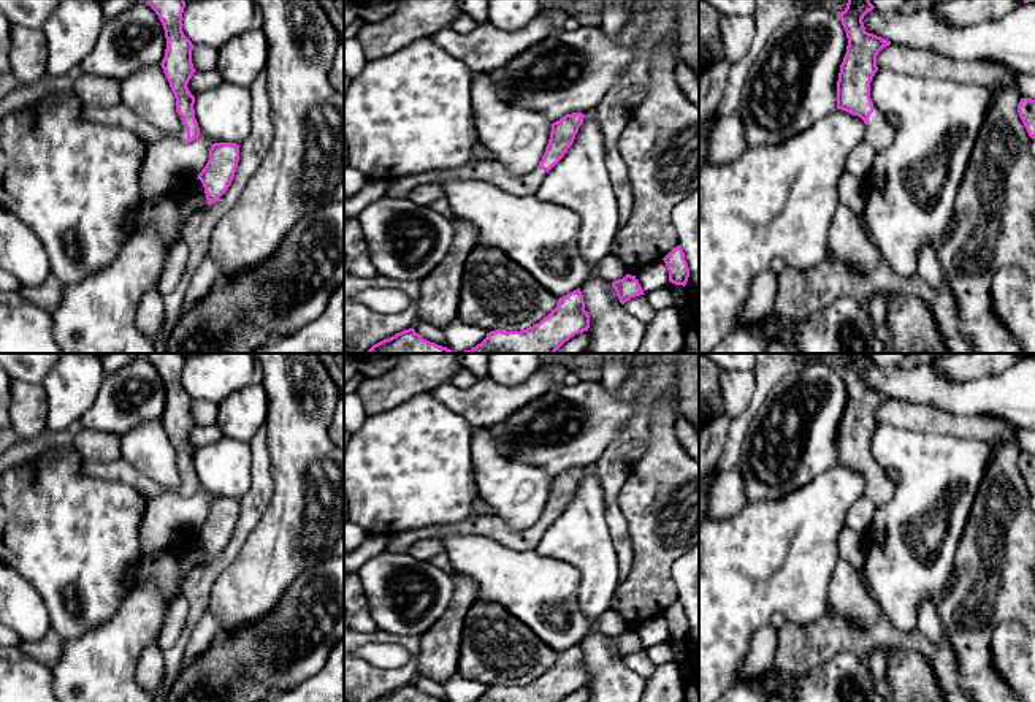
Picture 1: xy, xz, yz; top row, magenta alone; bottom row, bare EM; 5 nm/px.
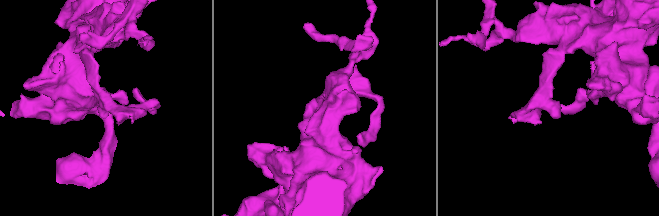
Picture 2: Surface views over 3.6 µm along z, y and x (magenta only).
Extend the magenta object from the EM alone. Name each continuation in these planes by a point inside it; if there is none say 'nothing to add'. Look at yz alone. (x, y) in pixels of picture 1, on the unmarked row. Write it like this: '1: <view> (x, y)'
1: yz (878, 488)

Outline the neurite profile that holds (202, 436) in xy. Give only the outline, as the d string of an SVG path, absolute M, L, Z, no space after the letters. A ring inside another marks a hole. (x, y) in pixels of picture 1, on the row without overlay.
M216 425L212 426L195 426L190 433L187 442L193 452L209 445L216 444L223 437L222 429Z

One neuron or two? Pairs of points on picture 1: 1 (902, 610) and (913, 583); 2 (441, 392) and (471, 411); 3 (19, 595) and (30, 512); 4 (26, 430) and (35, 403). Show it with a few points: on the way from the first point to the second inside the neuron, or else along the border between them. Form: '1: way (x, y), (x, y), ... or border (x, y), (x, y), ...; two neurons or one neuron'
1: way (902, 604), (902, 595), (907, 590); one neuron
2: way (449, 395), (463, 403); one neuron
3: border (16, 571), (37, 591), (45, 606); two neurons
4: way (27, 423), (29, 409); one neuron

